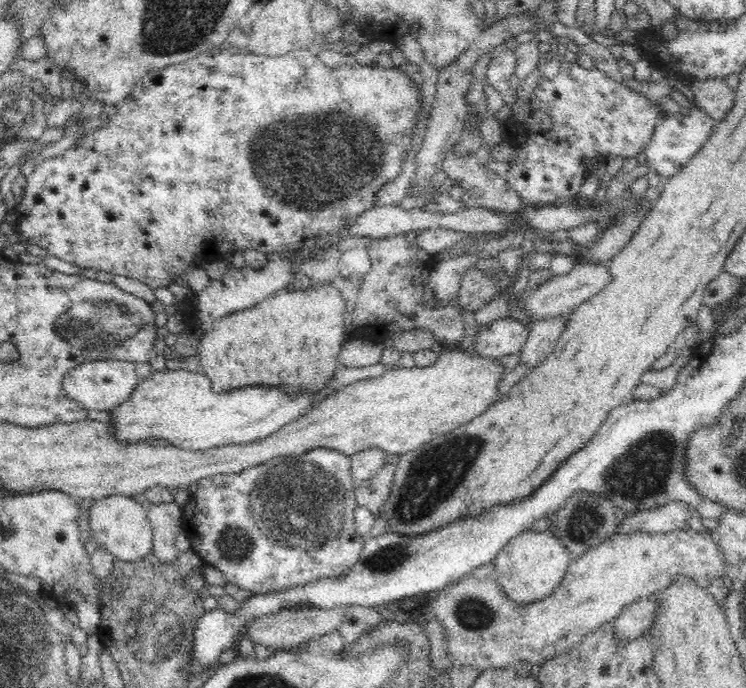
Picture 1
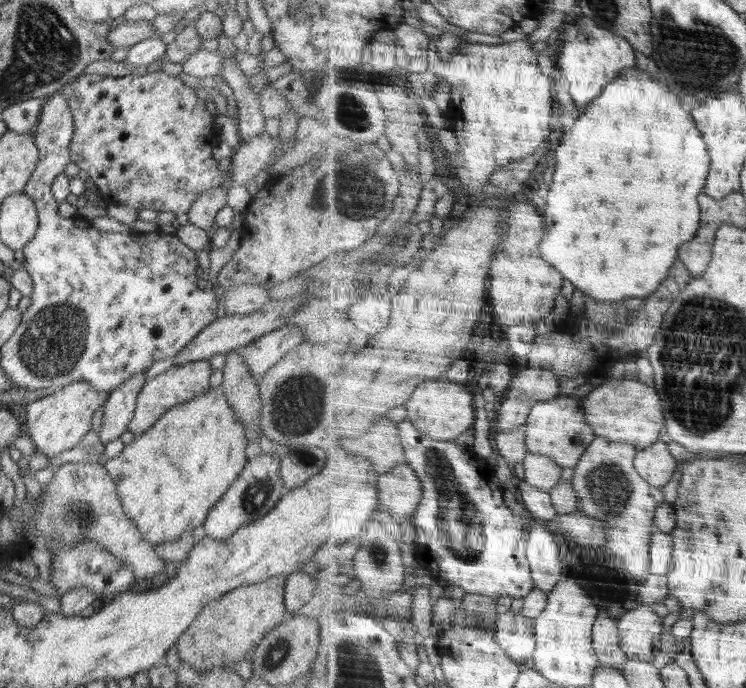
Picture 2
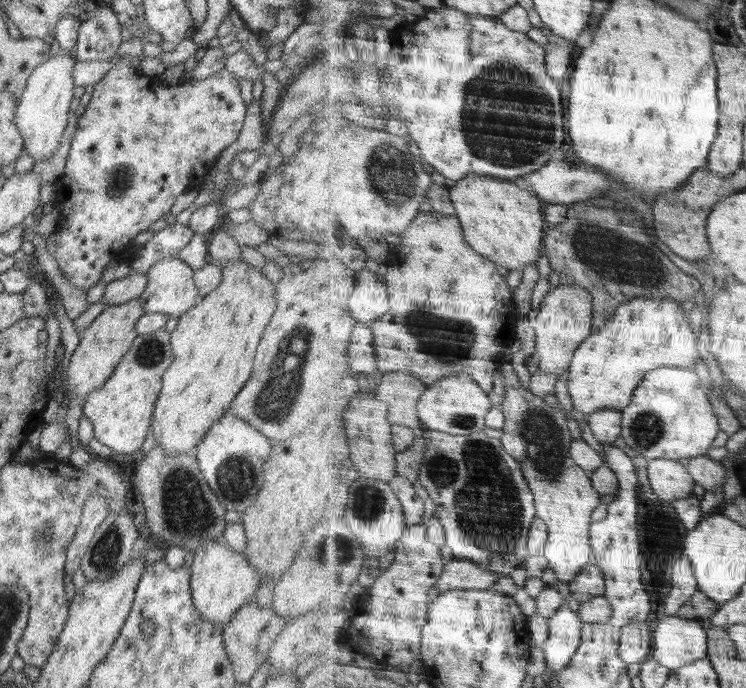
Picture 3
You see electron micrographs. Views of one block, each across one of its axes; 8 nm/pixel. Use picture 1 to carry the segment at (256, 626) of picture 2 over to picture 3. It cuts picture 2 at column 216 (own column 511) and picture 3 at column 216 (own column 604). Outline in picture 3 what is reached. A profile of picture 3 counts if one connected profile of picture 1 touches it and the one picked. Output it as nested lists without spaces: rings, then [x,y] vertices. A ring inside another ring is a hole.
[[[203,542],[195,550],[192,562],[190,566],[191,596],[202,618],[216,623],[220,628],[242,605],[255,602],[254,594],[261,586],[261,577],[249,565],[244,553],[235,551],[226,543]]]

